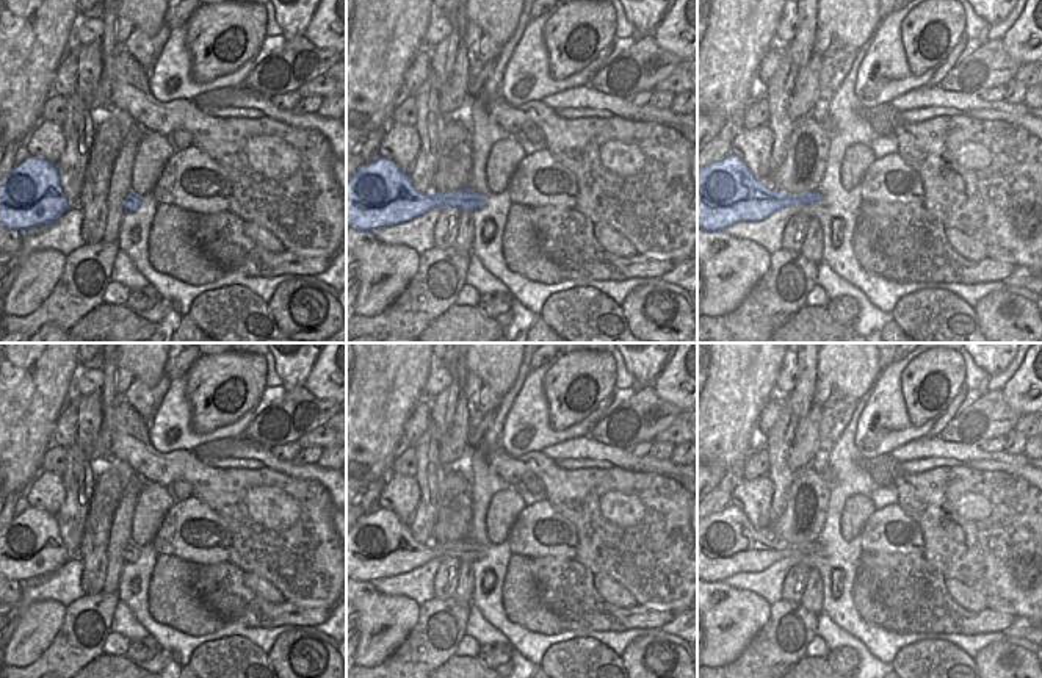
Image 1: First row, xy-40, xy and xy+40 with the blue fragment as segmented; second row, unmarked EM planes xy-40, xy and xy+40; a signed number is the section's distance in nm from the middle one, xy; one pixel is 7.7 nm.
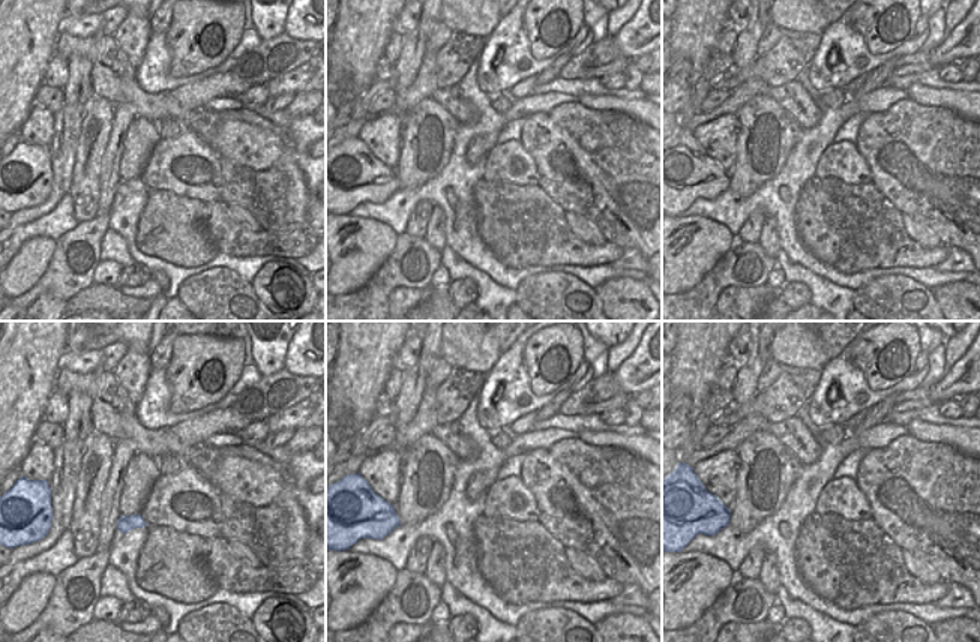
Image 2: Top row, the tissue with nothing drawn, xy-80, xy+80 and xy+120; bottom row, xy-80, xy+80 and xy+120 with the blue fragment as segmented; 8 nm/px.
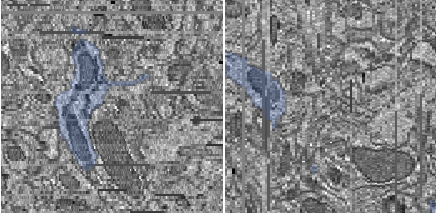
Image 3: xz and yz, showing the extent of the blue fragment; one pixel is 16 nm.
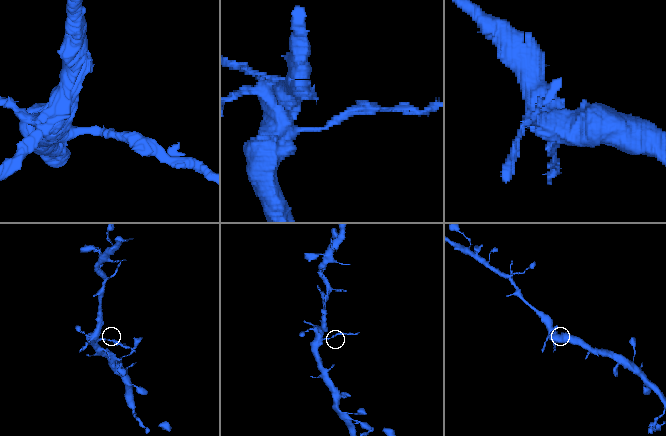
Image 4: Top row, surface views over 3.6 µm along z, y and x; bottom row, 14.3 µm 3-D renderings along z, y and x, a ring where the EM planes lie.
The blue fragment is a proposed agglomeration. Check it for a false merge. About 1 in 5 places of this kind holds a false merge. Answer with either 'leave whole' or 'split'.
split

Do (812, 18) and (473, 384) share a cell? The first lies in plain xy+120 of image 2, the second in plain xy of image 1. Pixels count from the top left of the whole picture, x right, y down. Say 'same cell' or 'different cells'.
different cells

